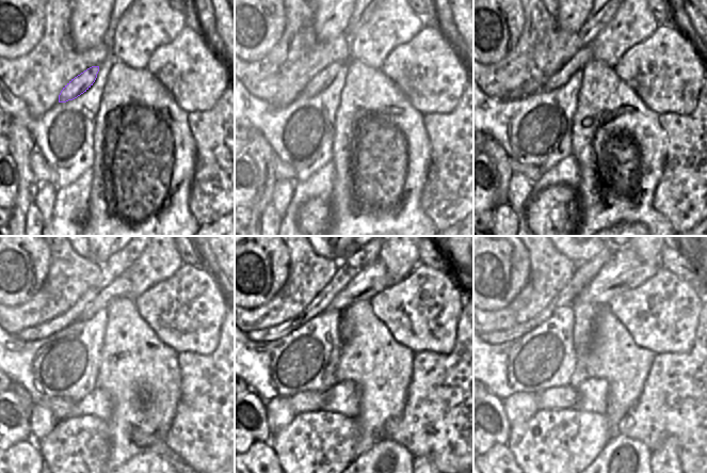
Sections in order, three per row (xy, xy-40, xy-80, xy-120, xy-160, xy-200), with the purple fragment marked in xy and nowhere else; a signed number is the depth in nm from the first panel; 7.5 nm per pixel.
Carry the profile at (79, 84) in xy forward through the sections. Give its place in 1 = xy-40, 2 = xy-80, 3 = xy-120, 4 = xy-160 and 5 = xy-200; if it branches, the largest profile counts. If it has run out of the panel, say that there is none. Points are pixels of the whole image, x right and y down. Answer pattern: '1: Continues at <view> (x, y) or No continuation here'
1: Continues at xy-40 (321, 80)
2: Continues at xy-80 (578, 61)
3: Continues at xy-120 (121, 287)
4: Continues at xy-160 (373, 279)
5: Continues at xy-200 (624, 270).

